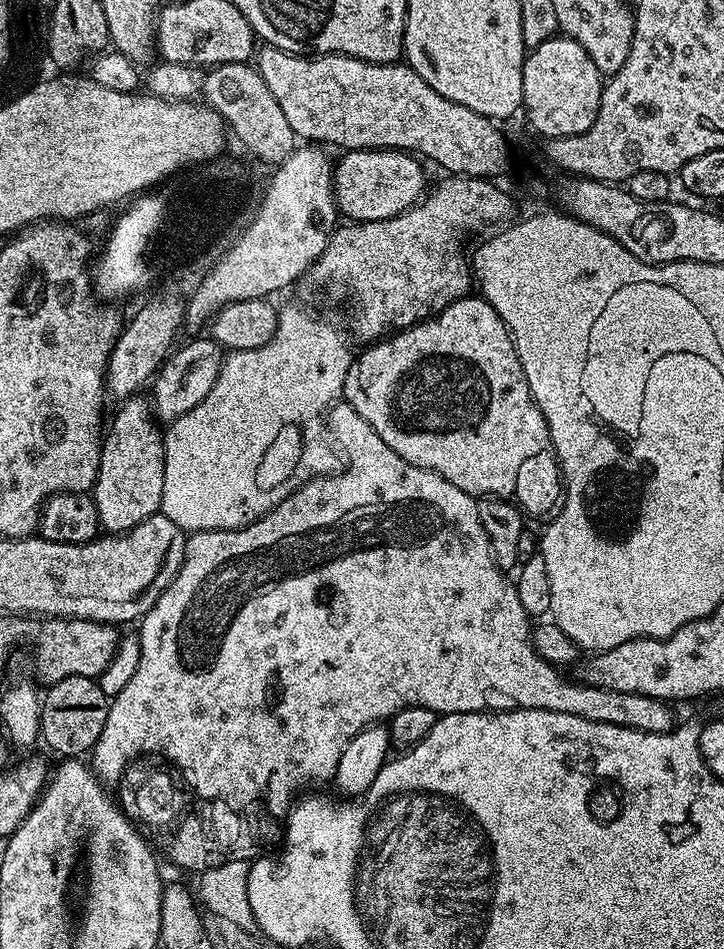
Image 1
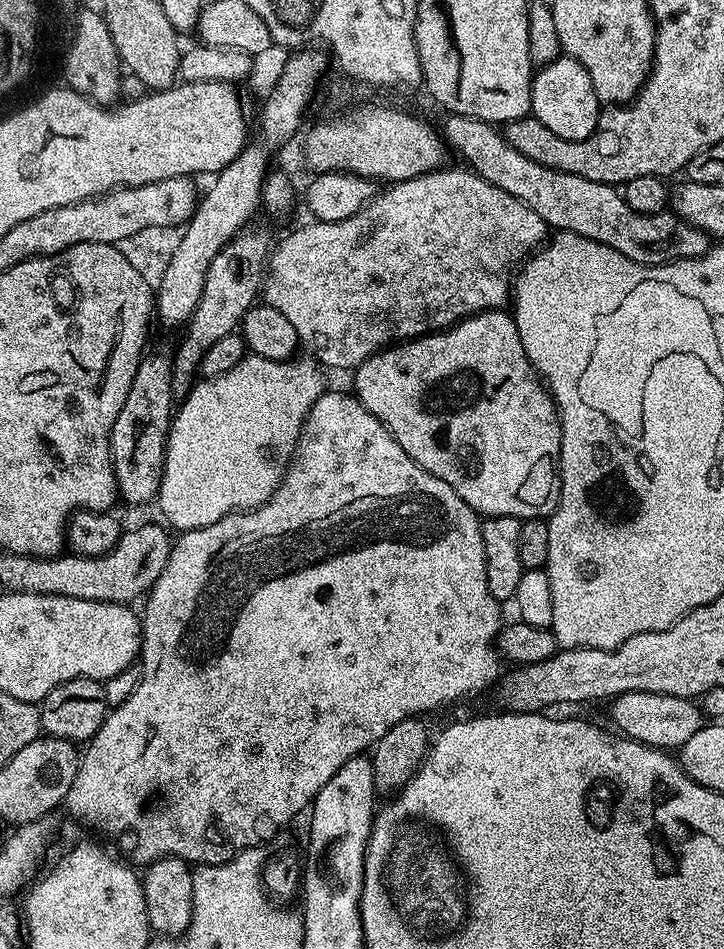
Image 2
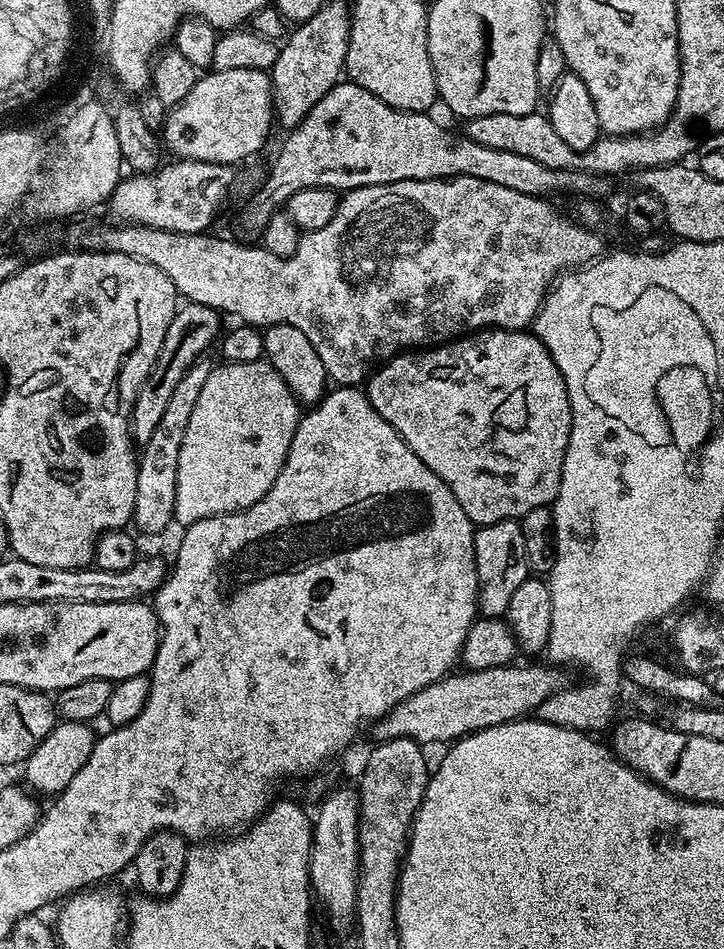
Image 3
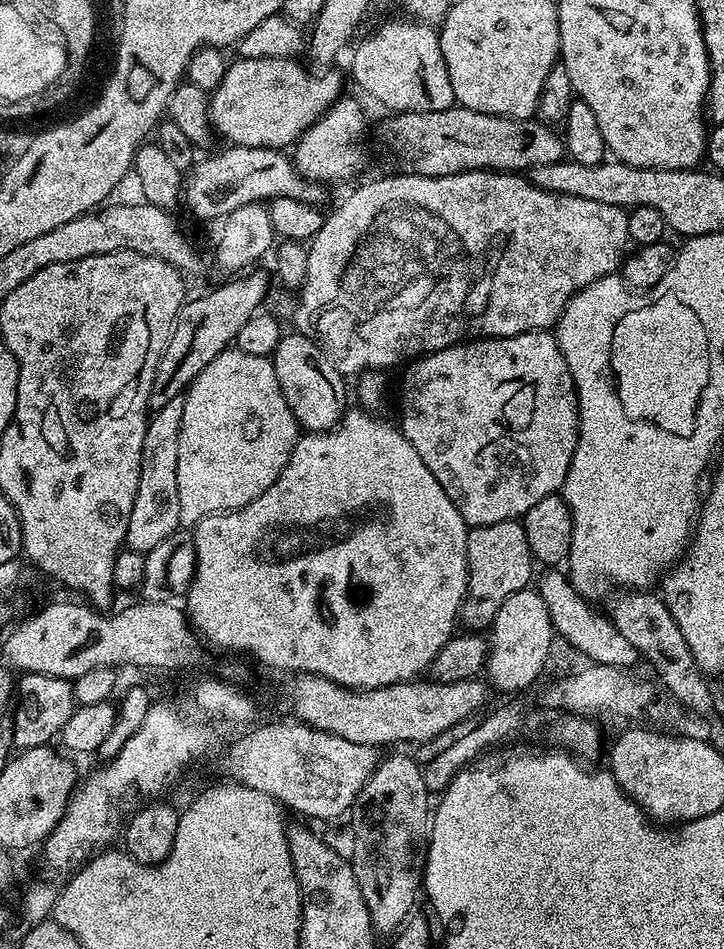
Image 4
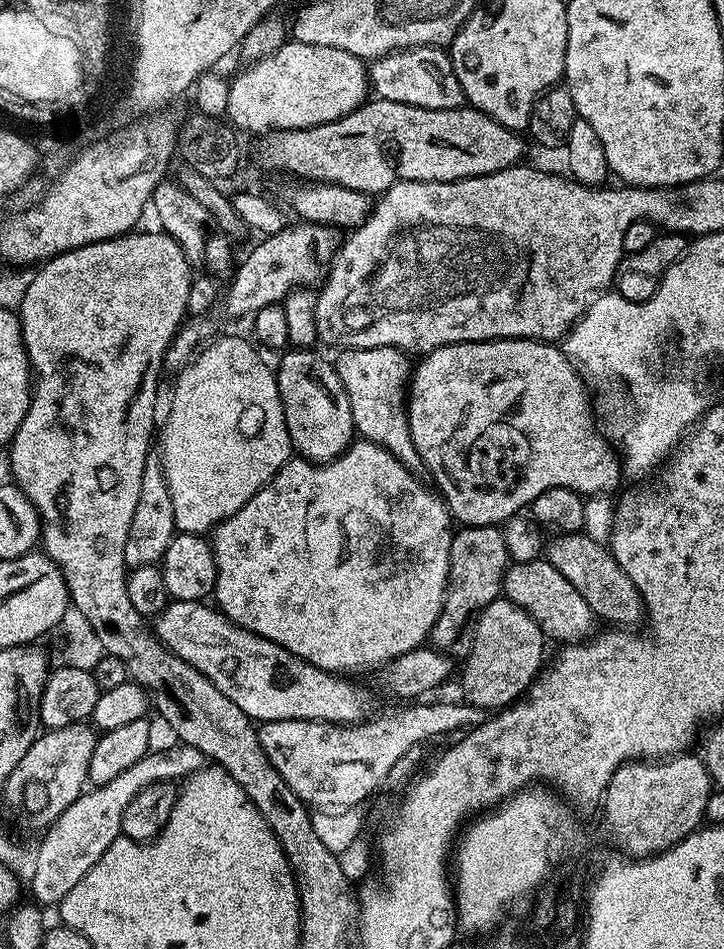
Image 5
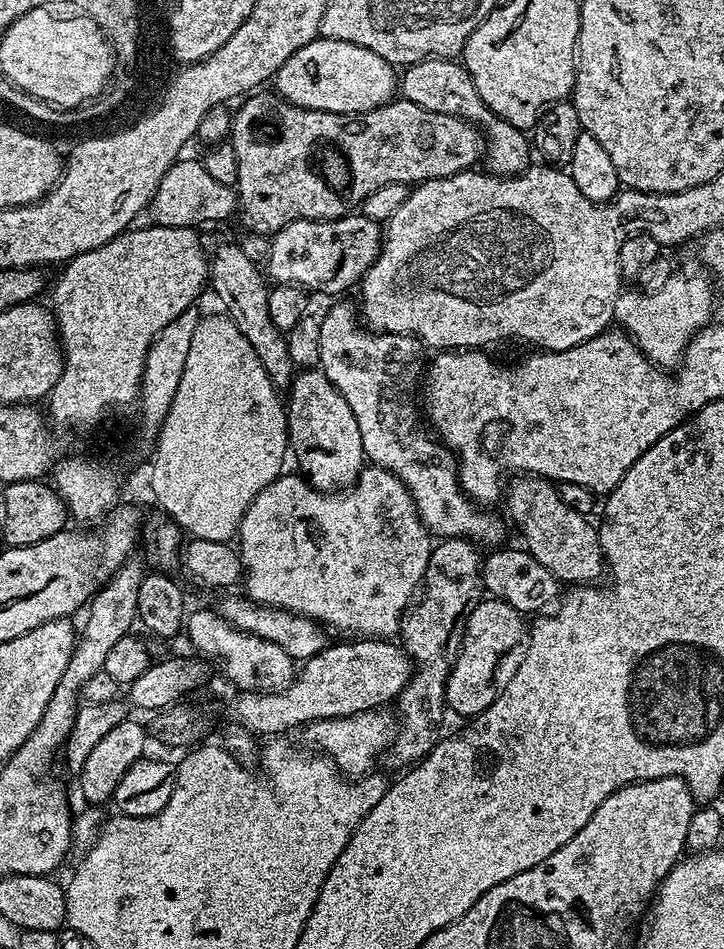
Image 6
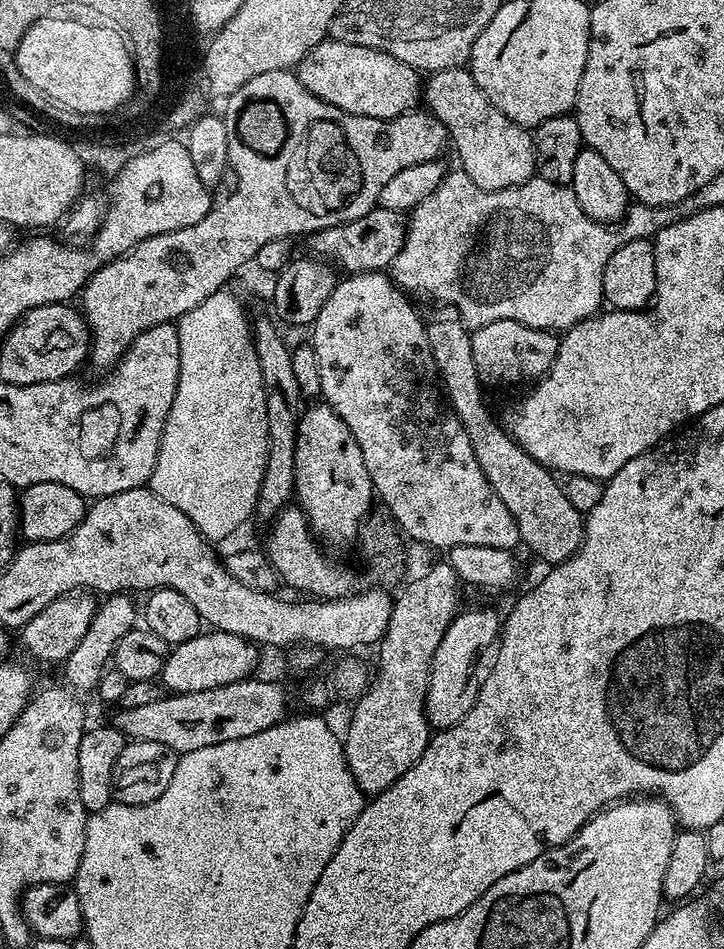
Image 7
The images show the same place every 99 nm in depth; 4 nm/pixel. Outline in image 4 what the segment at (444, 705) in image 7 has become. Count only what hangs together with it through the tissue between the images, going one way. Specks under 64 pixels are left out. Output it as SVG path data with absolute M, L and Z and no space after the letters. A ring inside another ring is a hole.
M527 587L521 592L510 594L510 598L502 602L498 614L494 614L494 622L486 639L488 661L485 662L483 671L487 683L493 689L496 687L500 692L514 692L512 694L520 694L525 689L532 688L544 676L542 674L548 664L548 655L552 652L552 640L554 641L550 612L540 593Z

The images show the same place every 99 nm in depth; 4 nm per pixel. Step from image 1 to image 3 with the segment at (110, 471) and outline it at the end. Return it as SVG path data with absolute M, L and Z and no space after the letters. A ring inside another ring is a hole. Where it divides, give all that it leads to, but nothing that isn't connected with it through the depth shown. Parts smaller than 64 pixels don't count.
M184 302L177 307L174 318L170 322L170 330L166 330L162 350L146 382L142 382L142 390L138 390L138 398L132 407L132 438L137 445L144 445L150 438L150 434L154 434L154 429L157 428L158 421L162 418L170 397L174 394L174 389L178 387L182 374L186 374L190 365L209 351L208 347L212 343L212 347L217 343L222 332L220 319L222 319L221 313L205 304Z

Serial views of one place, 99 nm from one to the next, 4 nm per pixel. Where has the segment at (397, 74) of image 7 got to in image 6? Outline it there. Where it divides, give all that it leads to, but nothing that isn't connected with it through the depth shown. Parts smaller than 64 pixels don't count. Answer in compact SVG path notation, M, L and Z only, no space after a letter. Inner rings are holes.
M317 38L286 58L284 65L276 71L275 84L275 95L288 100L296 108L355 116L358 112L369 112L378 106L389 104L394 99L398 92L398 72L390 62L386 62L386 58L378 58L378 54L374 54L374 50L366 50L366 46Z

